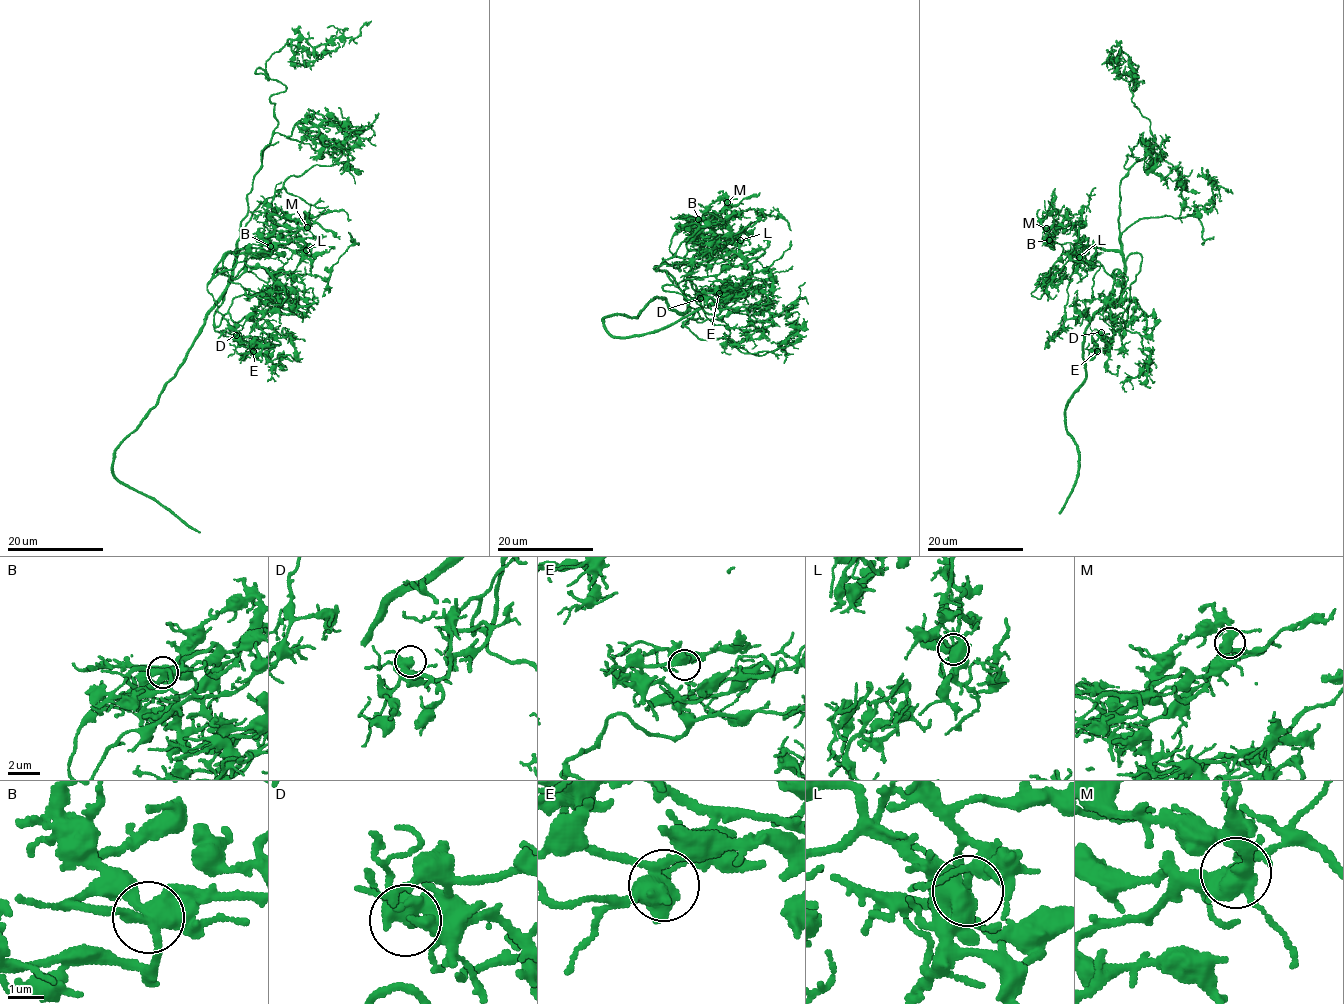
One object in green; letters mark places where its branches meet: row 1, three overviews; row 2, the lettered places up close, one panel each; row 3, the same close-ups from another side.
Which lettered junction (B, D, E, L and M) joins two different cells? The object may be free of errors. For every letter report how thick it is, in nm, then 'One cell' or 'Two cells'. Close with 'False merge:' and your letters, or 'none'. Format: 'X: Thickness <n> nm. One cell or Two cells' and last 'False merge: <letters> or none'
B: Thickness 420 nm. One cell
D: Thickness 400 nm. One cell
E: Thickness 400 nm. One cell
L: Thickness 440 nm. One cell
M: Thickness 440 nm. One cell
False merge: none

